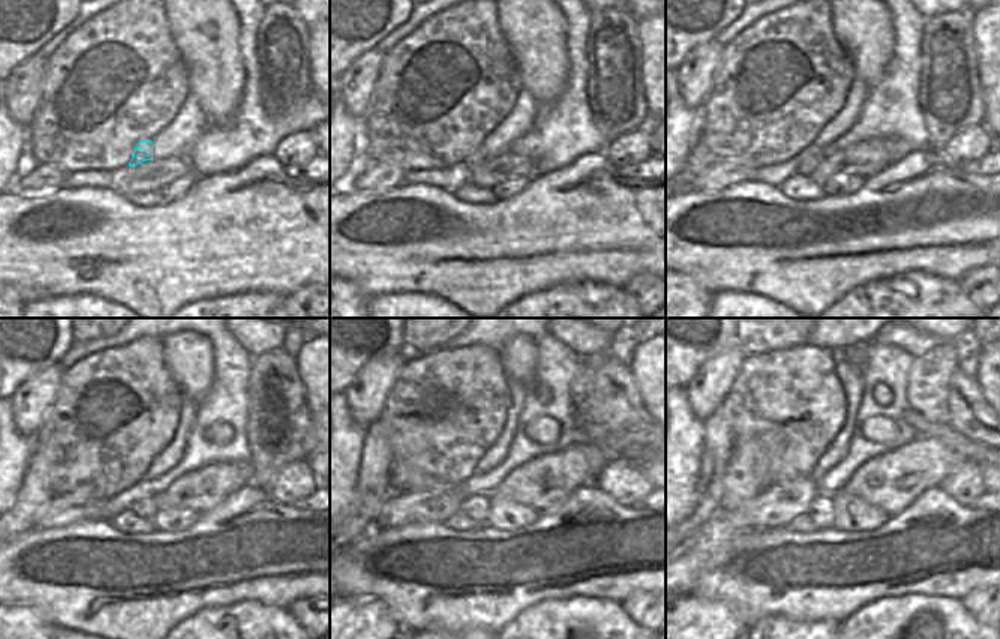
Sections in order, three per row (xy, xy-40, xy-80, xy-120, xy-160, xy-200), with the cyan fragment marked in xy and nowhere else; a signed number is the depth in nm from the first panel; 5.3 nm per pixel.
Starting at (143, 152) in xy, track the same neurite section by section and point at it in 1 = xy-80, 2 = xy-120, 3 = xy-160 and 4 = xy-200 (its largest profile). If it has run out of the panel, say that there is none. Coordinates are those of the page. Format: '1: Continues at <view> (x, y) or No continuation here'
1: Continues at xy-80 (805, 168)
2: Continues at xy-120 (146, 509)
3: Continues at xy-160 (477, 507)
4: Continues at xy-200 (820, 510)

